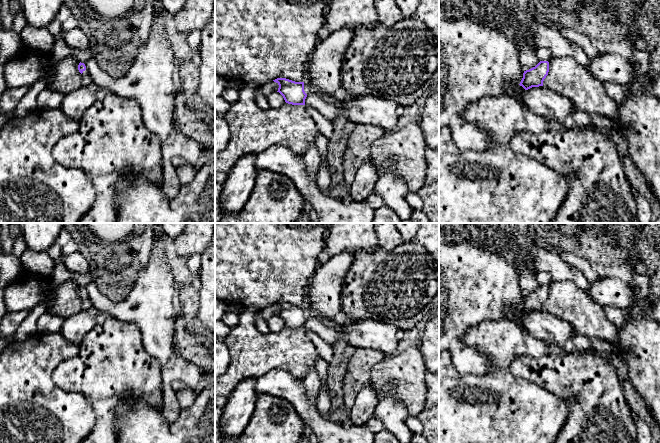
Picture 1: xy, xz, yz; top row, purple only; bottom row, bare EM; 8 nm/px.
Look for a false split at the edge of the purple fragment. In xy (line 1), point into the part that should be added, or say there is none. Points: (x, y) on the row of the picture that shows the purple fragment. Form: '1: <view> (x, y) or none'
1: xy (87, 80)

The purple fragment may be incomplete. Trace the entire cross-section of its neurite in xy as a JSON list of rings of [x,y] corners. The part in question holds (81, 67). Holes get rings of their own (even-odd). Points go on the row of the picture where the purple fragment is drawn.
[[[81,62],[79,63],[78,70],[83,76],[83,83],[84,83],[84,85],[93,84],[93,81],[92,81],[90,75],[88,74],[88,72],[86,70],[86,66],[85,66],[84,63],[81,63]]]

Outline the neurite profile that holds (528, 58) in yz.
[[[521,42],[521,44],[517,46],[517,49],[524,71],[535,67],[540,62],[535,51],[526,42]]]

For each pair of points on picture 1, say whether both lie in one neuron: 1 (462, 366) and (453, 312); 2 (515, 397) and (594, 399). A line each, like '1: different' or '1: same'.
1: same
2: different

